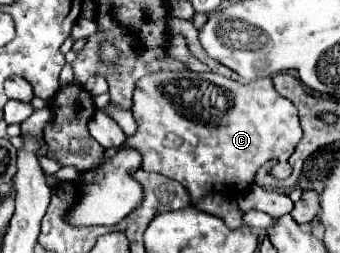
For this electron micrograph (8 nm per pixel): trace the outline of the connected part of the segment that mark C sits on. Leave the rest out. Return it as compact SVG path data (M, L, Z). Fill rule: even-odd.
M180 70L180 72L154 72L154 74L148 74L148 76L142 76L138 82L136 82L136 88L134 88L134 98L132 98L132 114L134 114L134 120L138 124L138 130L132 138L126 140L126 144L132 144L134 148L138 148L144 156L142 160L142 170L146 172L158 172L158 174L164 174L164 176L170 176L172 180L180 182L188 194L190 194L190 200L192 204L198 204L204 196L210 196L210 194L216 194L216 192L244 192L246 188L250 188L254 184L254 176L256 176L256 170L272 160L272 158L278 158L278 160L288 160L290 154L294 152L298 140L302 138L302 128L298 124L298 112L294 108L294 104L286 98L282 98L276 90L274 90L274 84L272 84L272 78L258 78L258 80L252 80L250 84L238 84L230 78L224 78L224 76L218 76L214 72L206 72L206 74L196 74L196 72L188 72L188 70Z

